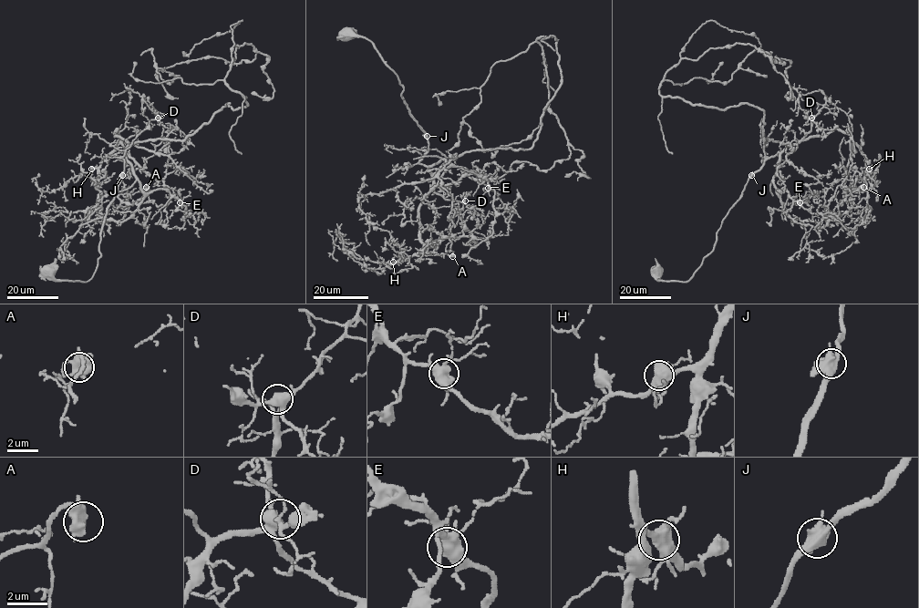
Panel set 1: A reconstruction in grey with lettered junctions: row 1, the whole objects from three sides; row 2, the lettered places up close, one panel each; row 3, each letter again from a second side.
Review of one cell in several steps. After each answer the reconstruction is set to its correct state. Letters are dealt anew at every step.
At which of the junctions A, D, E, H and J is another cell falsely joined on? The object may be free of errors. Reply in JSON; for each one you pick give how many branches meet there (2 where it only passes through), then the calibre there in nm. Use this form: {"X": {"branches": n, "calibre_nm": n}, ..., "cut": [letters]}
{"cut": []}

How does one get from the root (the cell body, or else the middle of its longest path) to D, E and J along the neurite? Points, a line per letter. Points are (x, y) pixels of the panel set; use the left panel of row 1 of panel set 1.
D: (50, 272), (56, 279), (92, 277), (106, 211), (124, 170), (116, 154), (158, 118)
E: (50, 272), (56, 279), (92, 277), (106, 211), (124, 170), (118, 153), (143, 191), (165, 189), (180, 202)
J: (50, 272), (56, 279), (86, 282), (92, 277), (100, 255), (100, 230), (106, 211), (113, 200), (122, 175)

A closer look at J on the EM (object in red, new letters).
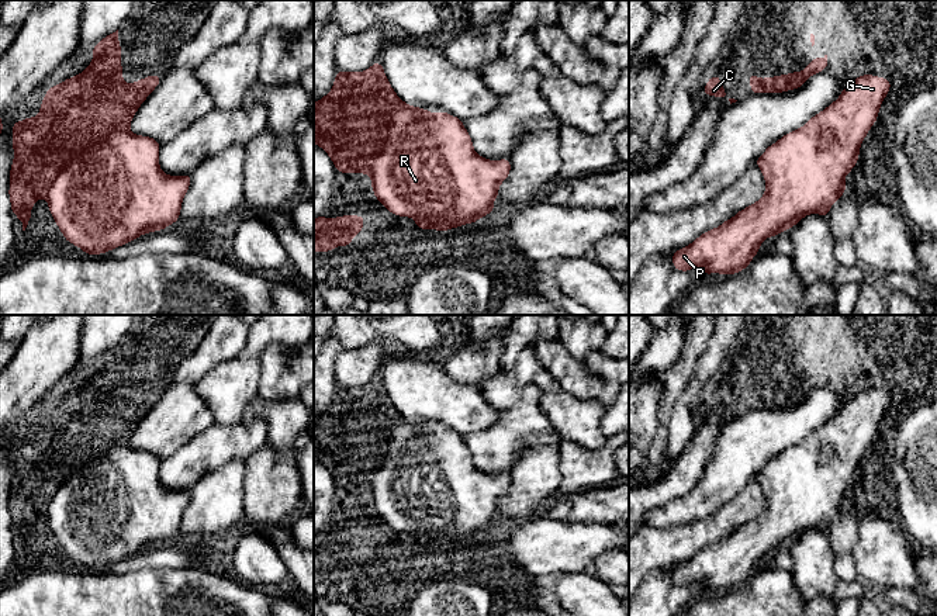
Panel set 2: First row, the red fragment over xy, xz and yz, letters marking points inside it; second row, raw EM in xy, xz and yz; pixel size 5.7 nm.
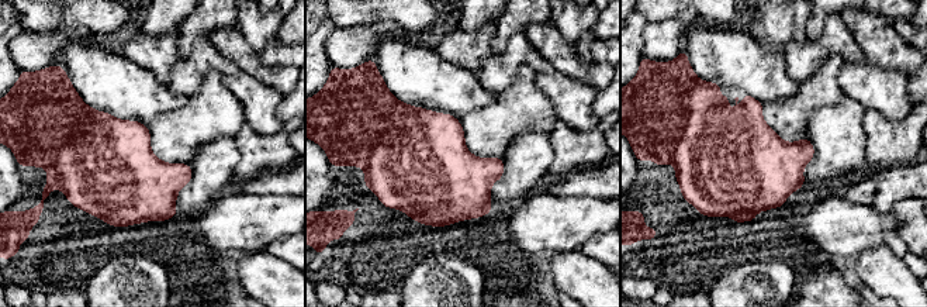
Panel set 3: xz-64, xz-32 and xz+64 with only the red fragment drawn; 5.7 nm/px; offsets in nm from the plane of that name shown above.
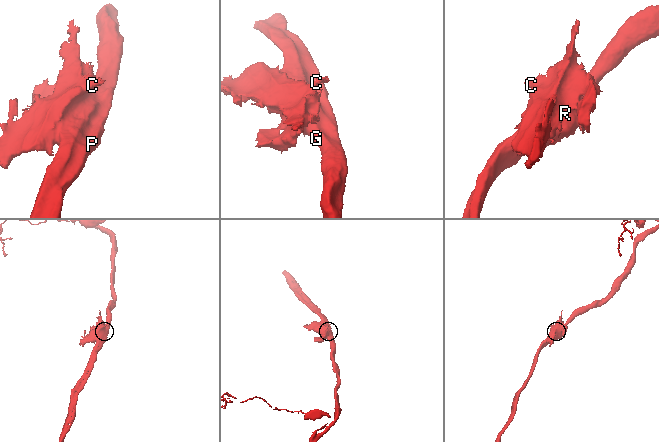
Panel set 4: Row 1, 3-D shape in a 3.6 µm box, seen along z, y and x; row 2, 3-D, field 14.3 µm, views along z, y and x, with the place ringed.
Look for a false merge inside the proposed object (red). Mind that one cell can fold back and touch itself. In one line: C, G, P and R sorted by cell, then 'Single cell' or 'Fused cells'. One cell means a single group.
Groups: C G P R. Single cell

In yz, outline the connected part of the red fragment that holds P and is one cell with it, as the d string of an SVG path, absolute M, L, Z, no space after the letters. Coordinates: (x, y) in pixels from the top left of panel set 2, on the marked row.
M858 76L827 108L812 117L802 128L788 132L768 146L756 160L765 179L765 194L720 226L675 250L674 269L688 271L701 266L703 276L710 273L730 276L750 264L765 238L788 231L808 214L822 214L827 218L831 204L847 191L844 177L857 165L860 146L877 121L881 103L889 90L888 79Z

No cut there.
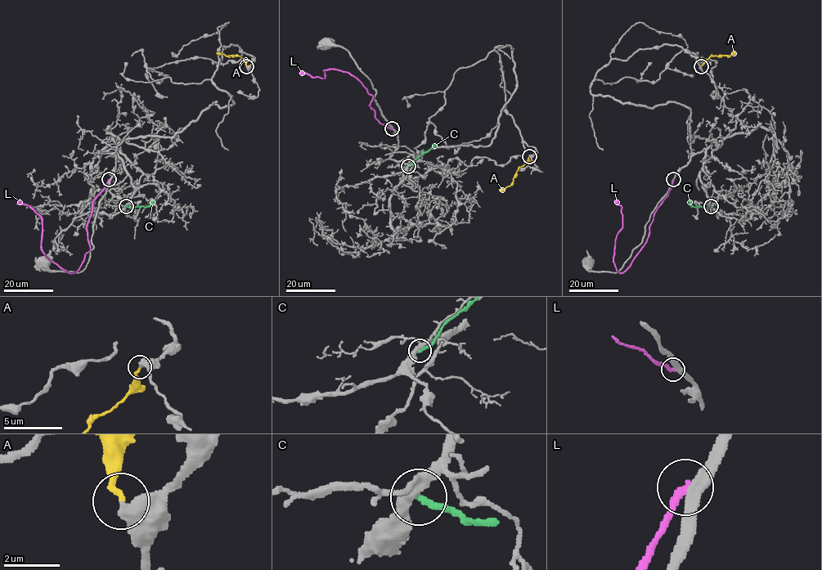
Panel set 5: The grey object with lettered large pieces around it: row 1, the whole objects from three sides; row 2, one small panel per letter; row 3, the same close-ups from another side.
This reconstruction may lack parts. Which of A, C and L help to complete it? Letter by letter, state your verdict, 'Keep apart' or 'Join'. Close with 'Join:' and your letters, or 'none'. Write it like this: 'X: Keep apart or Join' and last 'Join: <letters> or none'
A: Join
C: Keep apart
L: Keep apart
Join: A

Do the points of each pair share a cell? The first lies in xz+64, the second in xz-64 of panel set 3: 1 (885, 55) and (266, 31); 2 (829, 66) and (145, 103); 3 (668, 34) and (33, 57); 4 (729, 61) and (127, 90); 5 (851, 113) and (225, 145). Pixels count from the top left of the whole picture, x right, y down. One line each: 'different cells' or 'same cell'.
1: different cells
2: different cells
3: same cell
4: same cell
5: same cell

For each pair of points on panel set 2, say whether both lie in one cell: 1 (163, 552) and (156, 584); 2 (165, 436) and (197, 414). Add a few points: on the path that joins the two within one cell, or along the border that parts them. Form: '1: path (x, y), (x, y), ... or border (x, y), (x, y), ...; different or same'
1: border (192, 567), (139, 568), (127, 573); different
2: path (173, 428), (189, 414); same

